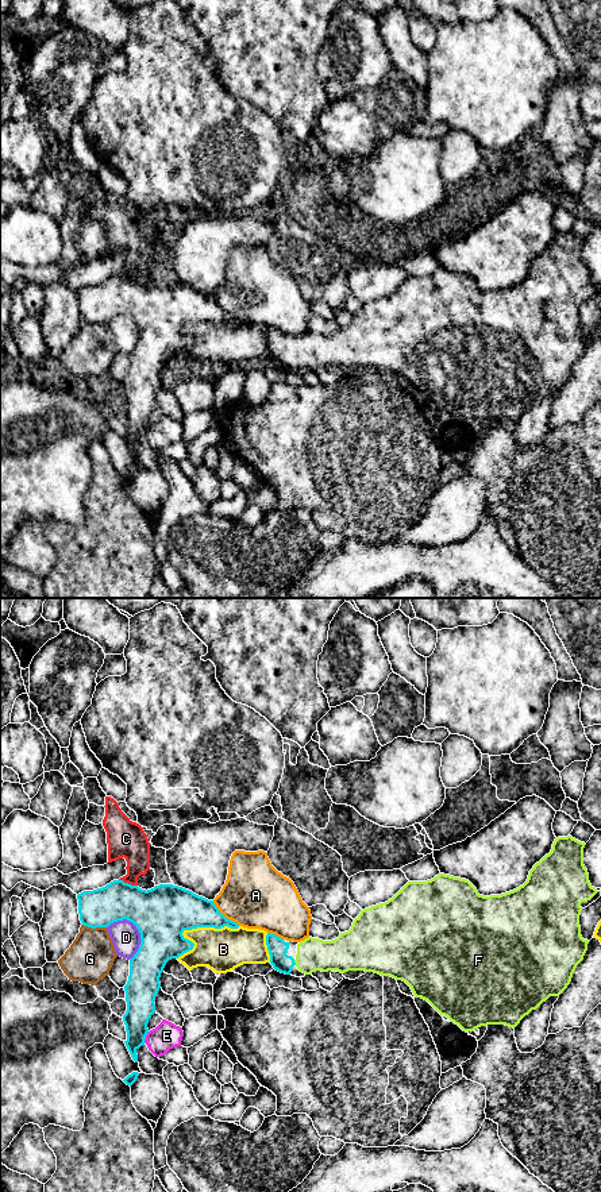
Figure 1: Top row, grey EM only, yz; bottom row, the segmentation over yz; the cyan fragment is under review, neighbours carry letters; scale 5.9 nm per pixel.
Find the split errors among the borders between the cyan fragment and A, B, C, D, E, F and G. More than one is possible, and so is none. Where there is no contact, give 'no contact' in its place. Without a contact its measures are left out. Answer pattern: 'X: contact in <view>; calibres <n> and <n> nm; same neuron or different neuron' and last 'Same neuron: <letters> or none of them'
A: contact in yz; calibres 240 and 400 nm; different neuron
B: contact in yz; calibres 320 and 260 nm; different neuron
C: contact in yz; calibres 300 and 200 nm; different neuron
D: contact in yz; calibres 320 and 170 nm; different neuron
E: contact in yz; calibres 170 and 160 nm; different neuron
F: contact in yz; calibres 120 and 190 nm; same neuron
G: contact in yz; calibres 240 and 280 nm; different neuron
Same neuron: F

